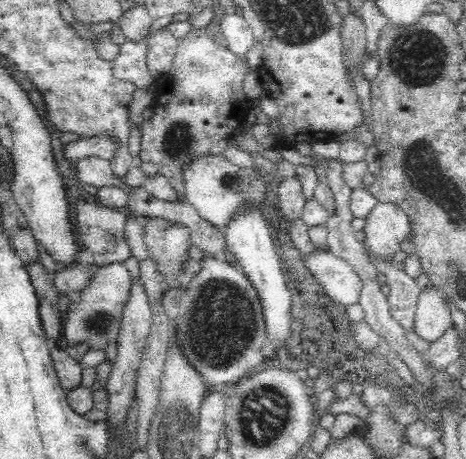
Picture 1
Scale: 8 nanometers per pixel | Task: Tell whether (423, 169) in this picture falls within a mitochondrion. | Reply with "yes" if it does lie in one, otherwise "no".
yes

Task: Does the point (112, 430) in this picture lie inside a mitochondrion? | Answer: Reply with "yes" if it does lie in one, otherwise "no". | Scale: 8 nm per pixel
no

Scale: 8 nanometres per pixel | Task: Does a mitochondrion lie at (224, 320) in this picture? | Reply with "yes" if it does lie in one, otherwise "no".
yes

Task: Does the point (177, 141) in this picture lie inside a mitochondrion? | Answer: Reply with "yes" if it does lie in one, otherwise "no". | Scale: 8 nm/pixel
yes

